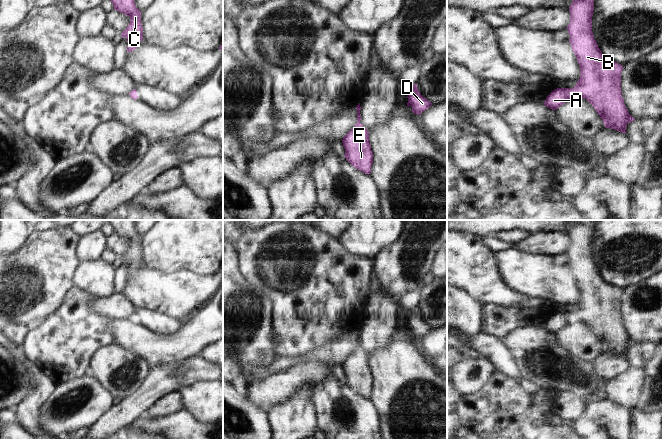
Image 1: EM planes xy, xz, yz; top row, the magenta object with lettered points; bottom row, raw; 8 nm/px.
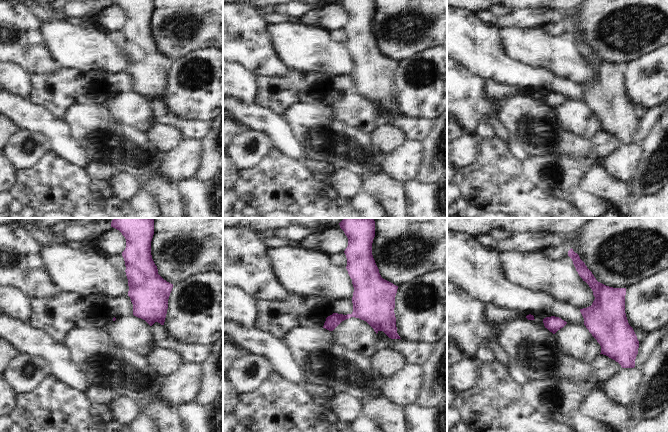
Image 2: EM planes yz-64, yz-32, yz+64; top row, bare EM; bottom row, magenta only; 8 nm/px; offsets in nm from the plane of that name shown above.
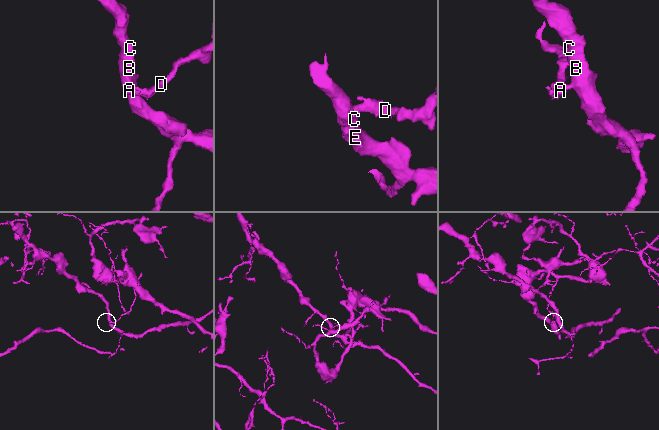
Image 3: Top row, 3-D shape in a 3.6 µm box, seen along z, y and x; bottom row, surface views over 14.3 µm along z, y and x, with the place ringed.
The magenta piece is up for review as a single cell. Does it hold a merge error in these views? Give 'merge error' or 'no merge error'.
no merge error

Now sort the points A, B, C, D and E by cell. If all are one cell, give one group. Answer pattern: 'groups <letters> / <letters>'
groups A B C D E

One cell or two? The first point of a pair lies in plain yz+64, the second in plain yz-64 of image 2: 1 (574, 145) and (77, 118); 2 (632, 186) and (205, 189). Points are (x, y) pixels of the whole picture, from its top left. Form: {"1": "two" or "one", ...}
{"1": "one", "2": "two"}

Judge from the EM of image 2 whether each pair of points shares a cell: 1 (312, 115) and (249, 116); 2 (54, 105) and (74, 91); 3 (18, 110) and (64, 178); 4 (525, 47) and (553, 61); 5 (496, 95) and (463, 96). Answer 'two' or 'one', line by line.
1: two
2: one
3: two
4: one
5: two

